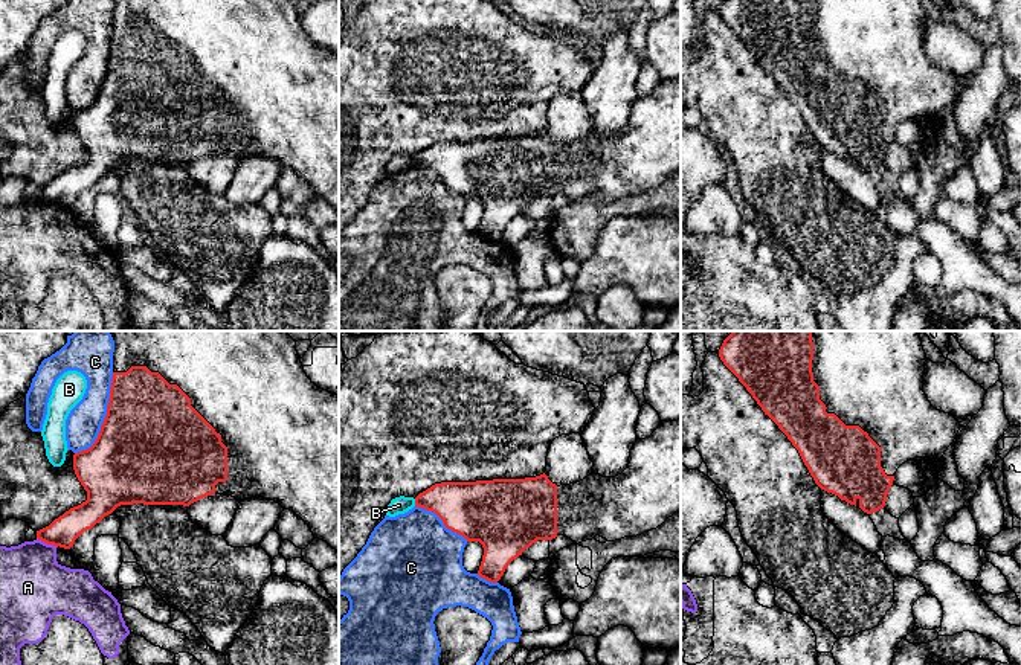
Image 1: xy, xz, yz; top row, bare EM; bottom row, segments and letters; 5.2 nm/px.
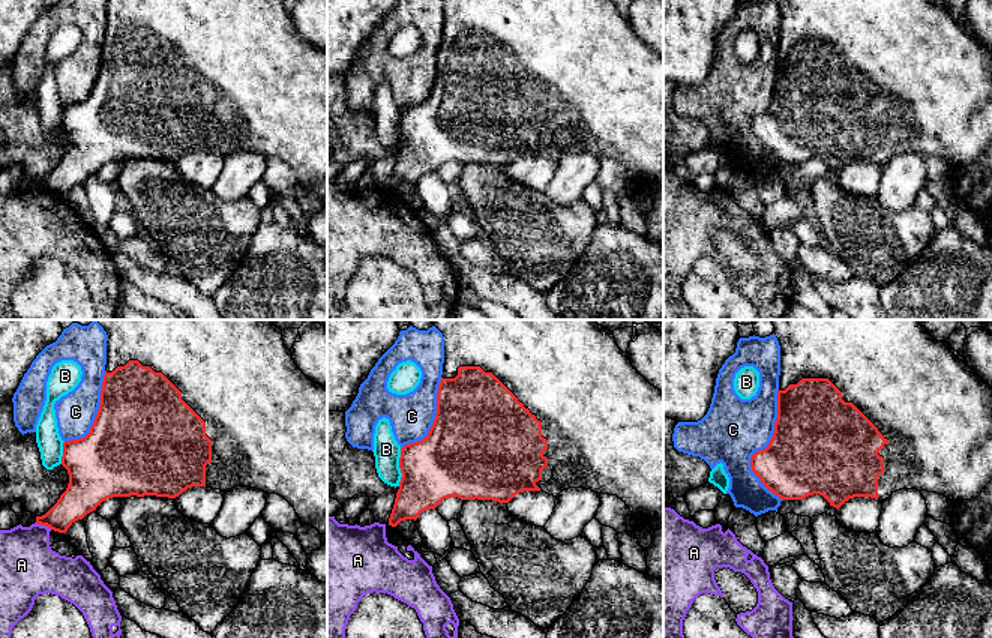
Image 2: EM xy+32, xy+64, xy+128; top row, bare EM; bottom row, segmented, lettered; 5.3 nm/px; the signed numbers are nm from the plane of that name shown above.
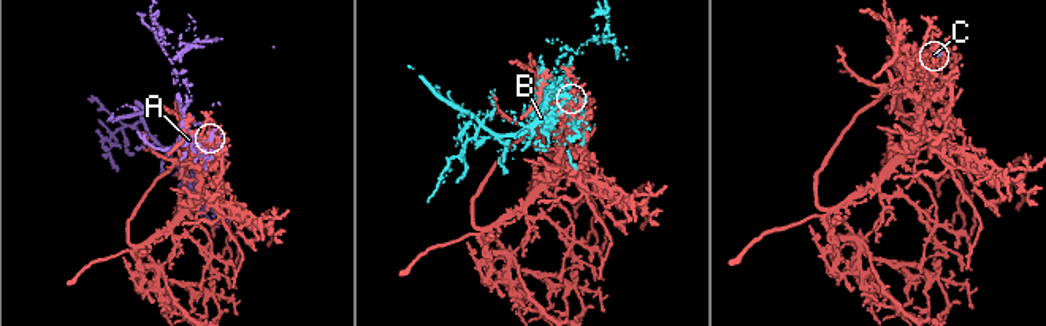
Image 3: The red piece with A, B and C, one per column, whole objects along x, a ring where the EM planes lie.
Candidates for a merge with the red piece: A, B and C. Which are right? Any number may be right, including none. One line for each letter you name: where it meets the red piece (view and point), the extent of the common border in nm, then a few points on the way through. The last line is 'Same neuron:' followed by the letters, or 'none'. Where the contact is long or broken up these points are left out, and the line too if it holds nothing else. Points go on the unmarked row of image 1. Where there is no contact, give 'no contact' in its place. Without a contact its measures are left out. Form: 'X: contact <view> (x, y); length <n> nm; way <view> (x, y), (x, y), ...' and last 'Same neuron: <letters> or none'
Same neuron: none

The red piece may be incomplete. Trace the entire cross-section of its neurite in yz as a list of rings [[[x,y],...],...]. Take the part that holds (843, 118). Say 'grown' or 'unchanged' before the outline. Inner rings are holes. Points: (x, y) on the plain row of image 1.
grown; [[[723,0],[719,15],[798,108],[815,142],[867,172],[885,165],[902,122],[937,120],[960,88],[960,81],[934,67],[923,50],[928,17],[922,0]]]

